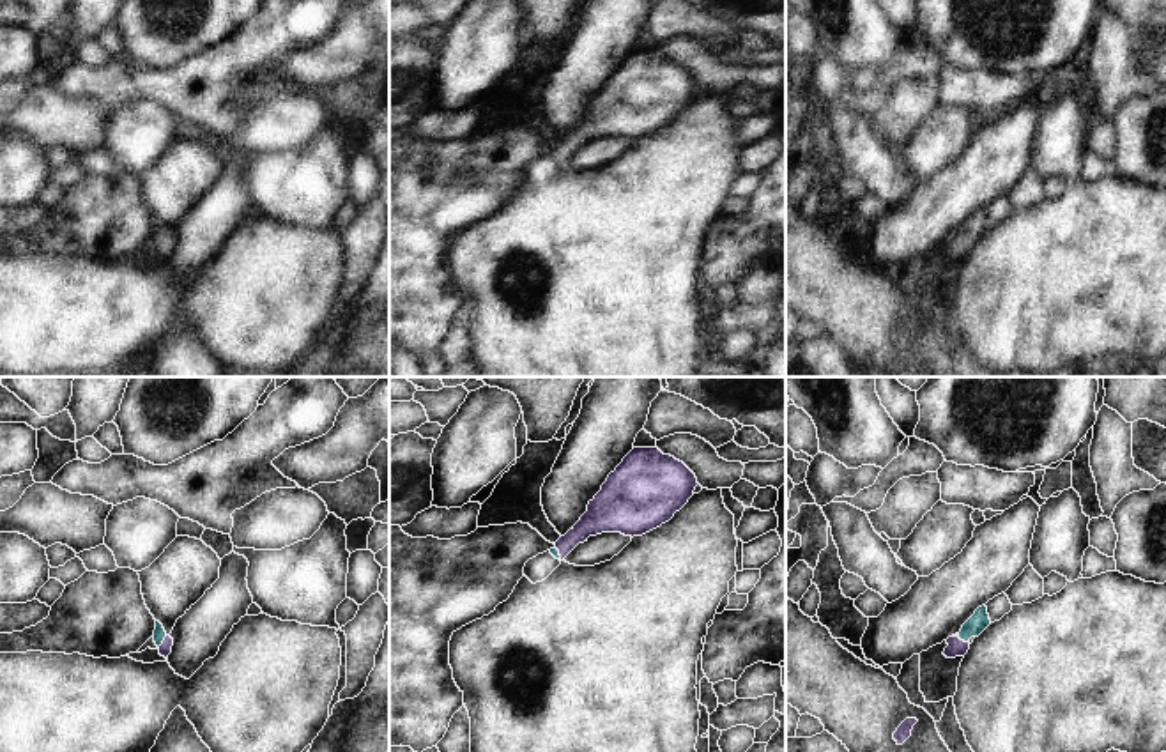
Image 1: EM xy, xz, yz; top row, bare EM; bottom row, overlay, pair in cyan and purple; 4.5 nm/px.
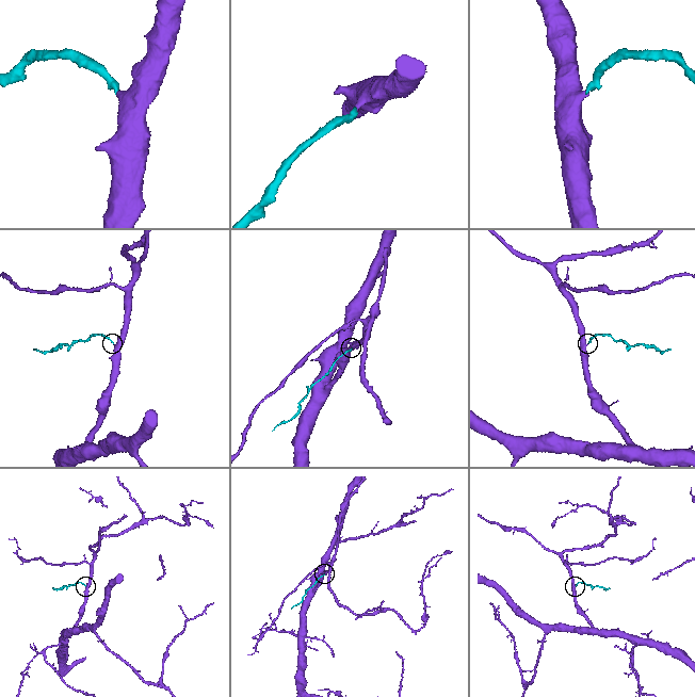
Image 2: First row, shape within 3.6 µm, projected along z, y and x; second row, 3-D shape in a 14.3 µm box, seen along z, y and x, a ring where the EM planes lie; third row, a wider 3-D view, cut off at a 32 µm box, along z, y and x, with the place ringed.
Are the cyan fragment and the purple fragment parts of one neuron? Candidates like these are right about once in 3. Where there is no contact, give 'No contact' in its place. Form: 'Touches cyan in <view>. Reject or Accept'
Touches cyan in xy. Accept

